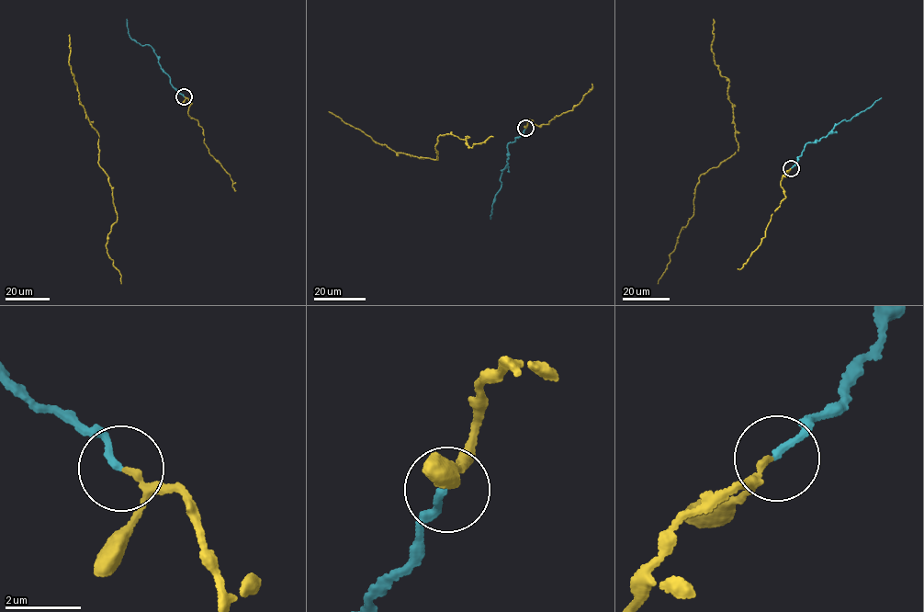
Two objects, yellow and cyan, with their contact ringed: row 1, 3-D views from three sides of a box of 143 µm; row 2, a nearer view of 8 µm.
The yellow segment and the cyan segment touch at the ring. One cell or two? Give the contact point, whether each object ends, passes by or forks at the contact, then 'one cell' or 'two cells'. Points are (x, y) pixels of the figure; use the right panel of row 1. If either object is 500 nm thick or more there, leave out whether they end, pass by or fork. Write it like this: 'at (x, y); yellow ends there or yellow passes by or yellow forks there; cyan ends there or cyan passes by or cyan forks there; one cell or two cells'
at (791, 168); yellow passes by; cyan ends there; one cell

